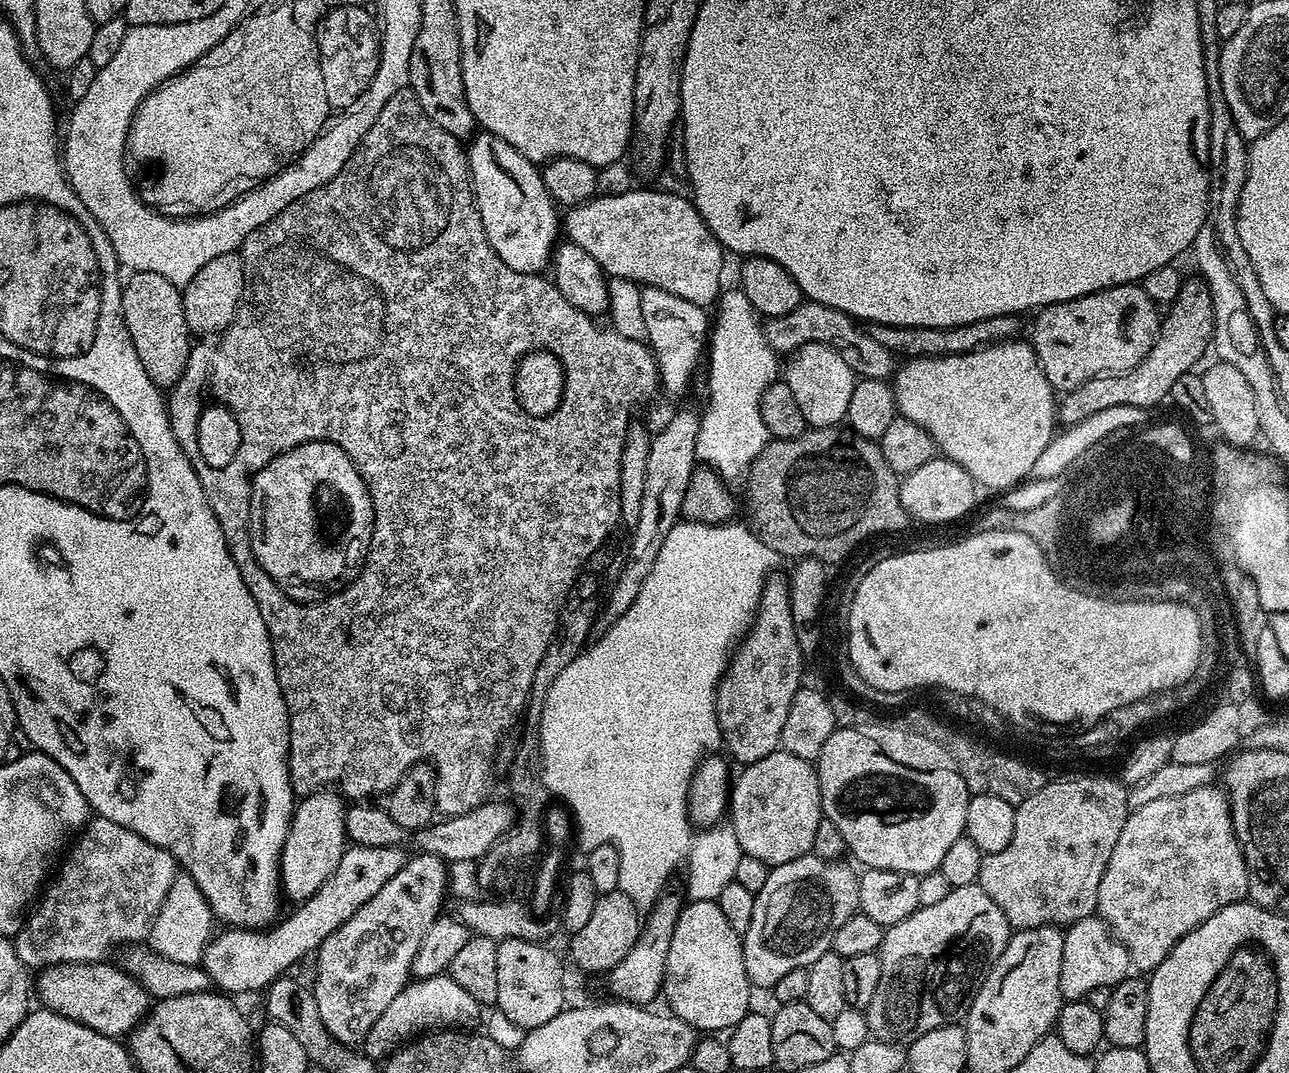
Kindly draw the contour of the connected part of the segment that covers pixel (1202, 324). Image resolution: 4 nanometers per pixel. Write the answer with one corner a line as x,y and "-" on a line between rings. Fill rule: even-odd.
1185,279
1182,290
1178,290
1178,298
1174,298
1167,309
1168,316
1166,312
1160,321
1160,332
1156,335
1150,354
1142,358
1139,366
1128,372
1090,378
1090,382
1082,382
1082,386
1074,391
1063,393
1058,404
1058,420
1061,425
1078,424
1110,407
1155,409
1159,400
1169,399
1175,380
1182,378
1182,374
1193,371
1212,343
1214,302
1203,279
1195,279

